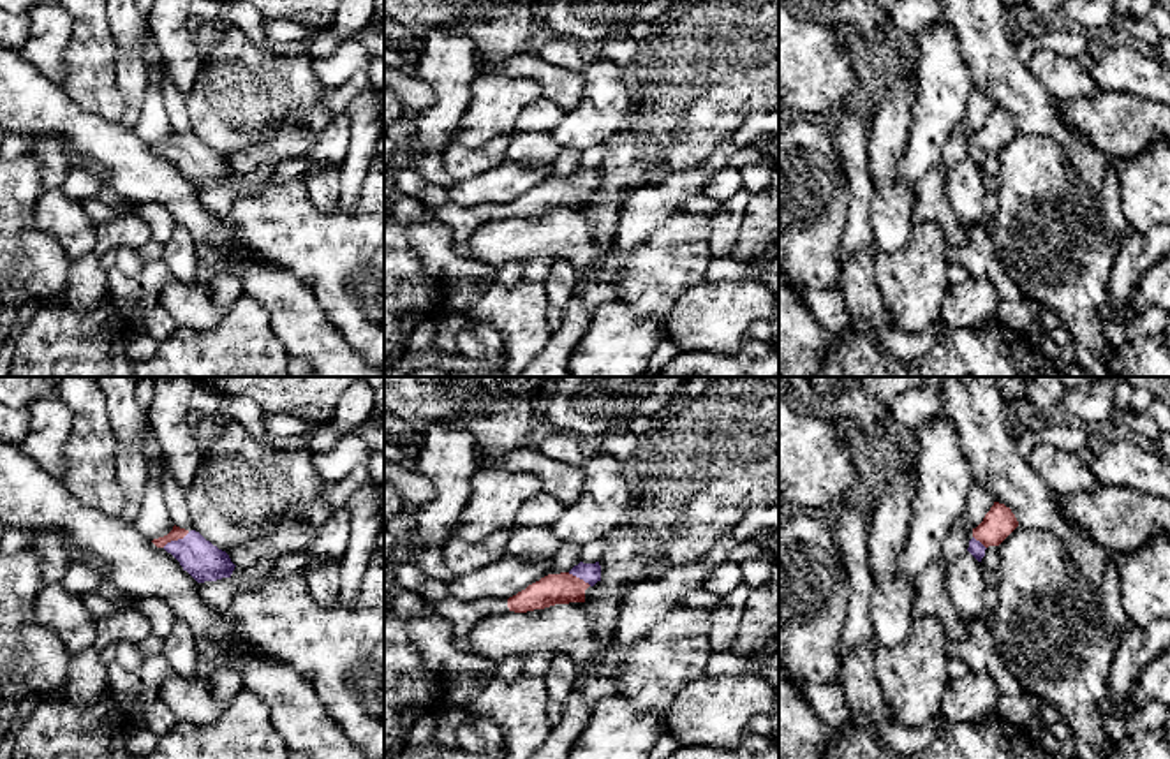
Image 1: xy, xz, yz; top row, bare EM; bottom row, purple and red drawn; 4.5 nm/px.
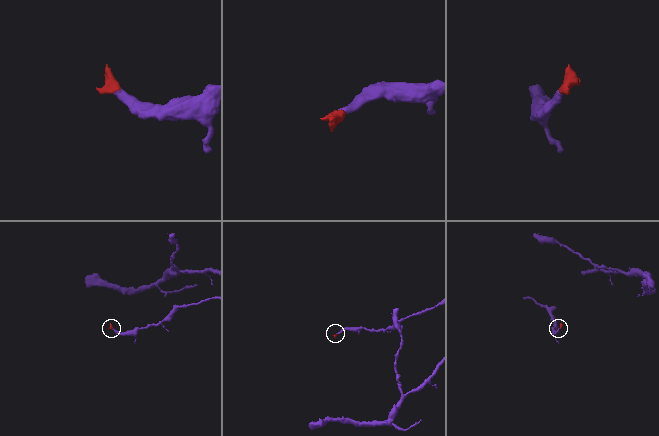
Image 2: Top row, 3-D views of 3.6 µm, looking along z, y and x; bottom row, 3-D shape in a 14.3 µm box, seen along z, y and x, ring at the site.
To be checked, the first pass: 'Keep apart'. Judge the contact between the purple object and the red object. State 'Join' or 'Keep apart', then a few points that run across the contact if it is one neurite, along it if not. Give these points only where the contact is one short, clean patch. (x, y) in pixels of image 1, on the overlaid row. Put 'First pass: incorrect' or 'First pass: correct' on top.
First pass: incorrect
Join. Line: xy (205, 562), (175, 541), (177, 532)

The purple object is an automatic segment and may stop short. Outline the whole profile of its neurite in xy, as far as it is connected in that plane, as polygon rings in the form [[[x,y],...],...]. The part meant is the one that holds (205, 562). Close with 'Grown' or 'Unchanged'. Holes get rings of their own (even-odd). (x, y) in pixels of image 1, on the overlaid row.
[[[174,525],[167,535],[152,542],[171,553],[197,583],[231,578],[236,567],[226,551],[213,546],[196,530],[189,532]]]. Grown

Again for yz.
[[[994,502],[983,521],[973,528],[973,539],[967,551],[981,562],[989,546],[999,546],[1015,528],[1018,521],[1010,507]]]. Grown

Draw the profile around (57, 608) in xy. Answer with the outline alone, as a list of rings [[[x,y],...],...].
[[[60,583],[44,585],[33,601],[33,615],[62,639],[70,657],[93,646],[97,618],[86,609],[81,595]]]

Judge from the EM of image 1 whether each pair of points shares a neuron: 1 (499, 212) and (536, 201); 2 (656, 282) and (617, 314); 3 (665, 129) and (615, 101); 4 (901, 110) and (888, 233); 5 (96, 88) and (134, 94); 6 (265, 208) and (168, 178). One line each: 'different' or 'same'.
1: same
2: different
3: different
4: same
5: different
6: different

